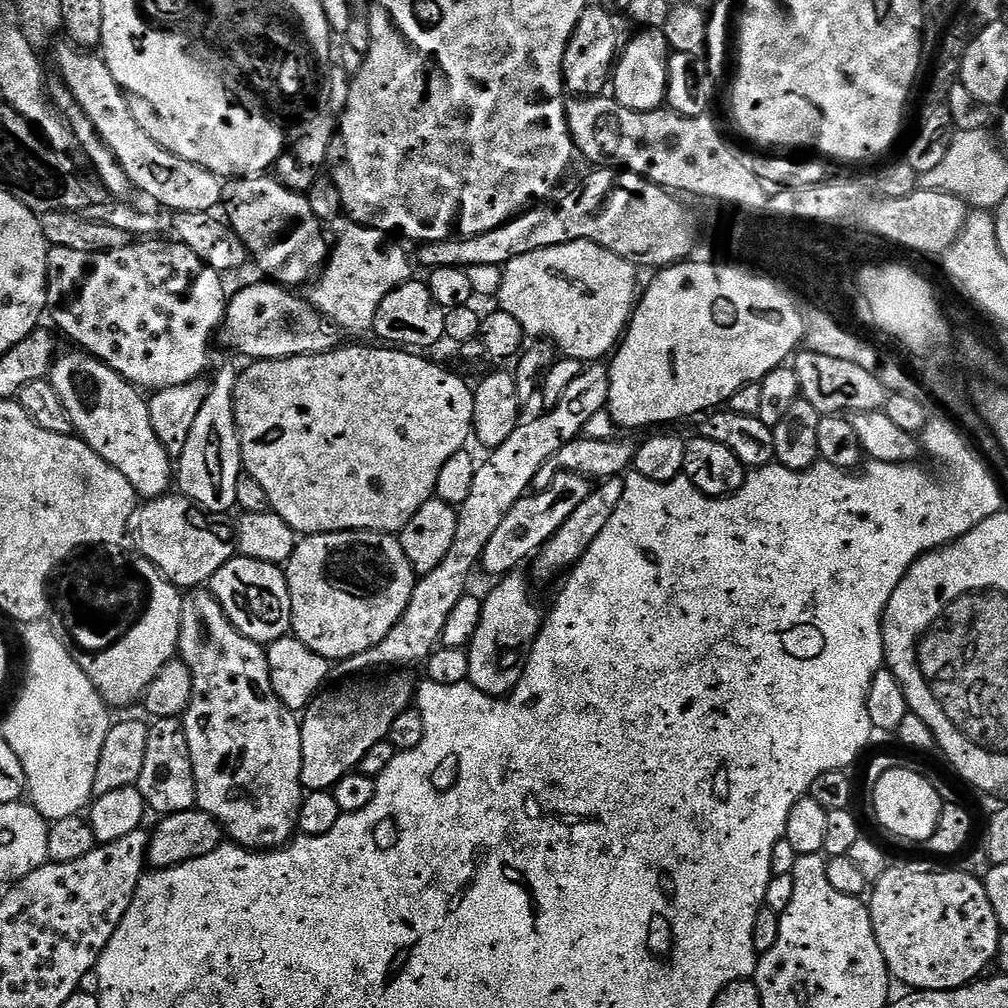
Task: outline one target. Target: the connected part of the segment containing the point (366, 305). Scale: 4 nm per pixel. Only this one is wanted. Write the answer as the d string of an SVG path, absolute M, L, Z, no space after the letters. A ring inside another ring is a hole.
M352 224L340 236L337 244L330 248L328 263L318 279L307 289L306 299L313 304L323 316L327 316L337 328L348 332L368 332L374 322L374 314L378 314L378 306L382 306L382 298L390 294L398 286L413 279L412 264L408 256L396 244L391 244L389 237L373 228L363 228L361 224Z

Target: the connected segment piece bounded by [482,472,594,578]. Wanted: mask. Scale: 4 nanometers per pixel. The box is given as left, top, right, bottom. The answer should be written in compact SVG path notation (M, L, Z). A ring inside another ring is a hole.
M563 472L558 474L558 478L554 478L554 482L550 482L550 486L546 486L546 490L526 494L518 502L514 502L514 506L510 506L510 514L502 518L498 530L494 530L490 542L486 542L482 568L496 576L495 578L515 573L519 569L516 567L527 556L535 557L544 547L544 543L562 526L562 522L566 522L566 518L570 518L570 514L574 514L574 510L578 510L578 506L582 506L586 498L590 498L593 487L593 481L582 474Z

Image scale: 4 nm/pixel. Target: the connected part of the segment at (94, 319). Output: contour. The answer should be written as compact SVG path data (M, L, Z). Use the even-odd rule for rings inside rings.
M144 238L139 242L129 242L126 246L122 246L118 250L110 250L109 252L83 252L82 250L66 250L65 248L53 248L49 247L48 250L48 307L47 311L52 312L52 320L57 324L58 327L61 328L62 331L65 332L66 335L69 336L70 339L73 340L75 347L77 349L83 350L85 352L89 352L91 356L96 357L97 360L101 360L102 363L108 364L119 374L119 376L123 376L125 380L128 381L129 384L136 385L137 388L141 390L159 390L161 388L173 388L174 386L182 386L186 382L190 382L191 380L201 379L205 375L204 372L208 368L208 343L211 340L214 340L214 337L219 333L220 325L224 322L224 310L226 307L226 292L224 296L224 284L222 281L221 273L213 270L212 267L208 264L204 264L202 262L202 258L198 258L198 254L194 254L194 250L190 250L186 245L181 244L179 242L173 242L171 239L164 240L168 238Z

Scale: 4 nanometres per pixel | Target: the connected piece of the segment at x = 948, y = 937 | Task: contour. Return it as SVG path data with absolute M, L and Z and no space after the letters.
M893 863L871 885L872 900L867 901L868 913L874 926L874 938L882 946L882 958L892 973L893 981L905 984L905 989L917 992L949 992L965 988L983 977L995 961L1002 929L990 906L983 879L968 872L931 872L928 868L911 868Z

